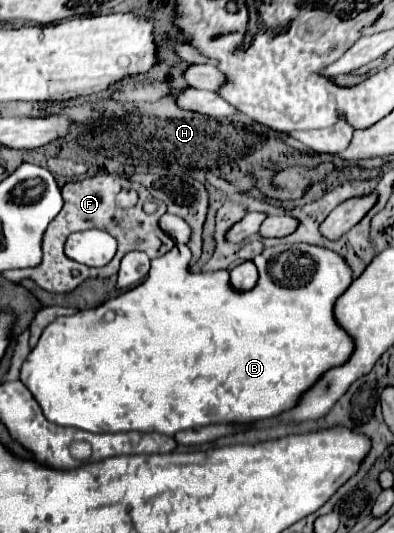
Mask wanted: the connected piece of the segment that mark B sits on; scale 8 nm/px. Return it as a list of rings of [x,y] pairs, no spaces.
[[[177,243],[169,252],[159,258],[151,260],[149,276],[143,284],[135,286],[103,302],[91,310],[79,310],[75,316],[61,316],[53,320],[41,334],[35,350],[31,350],[20,371],[20,380],[39,402],[43,414],[57,422],[59,426],[73,426],[87,432],[159,432],[165,436],[175,436],[179,430],[189,430],[207,424],[223,424],[223,422],[257,422],[271,416],[281,414],[287,408],[297,404],[297,398],[315,384],[315,380],[329,368],[343,364],[353,352],[351,336],[335,322],[333,318],[333,304],[337,296],[341,296],[351,284],[351,268],[345,260],[335,254],[333,250],[309,246],[309,244],[279,244],[273,248],[265,248],[253,262],[259,268],[259,282],[251,292],[237,292],[231,282],[227,270],[217,272],[189,272],[189,266],[179,257],[190,257],[191,251],[185,244]]]

